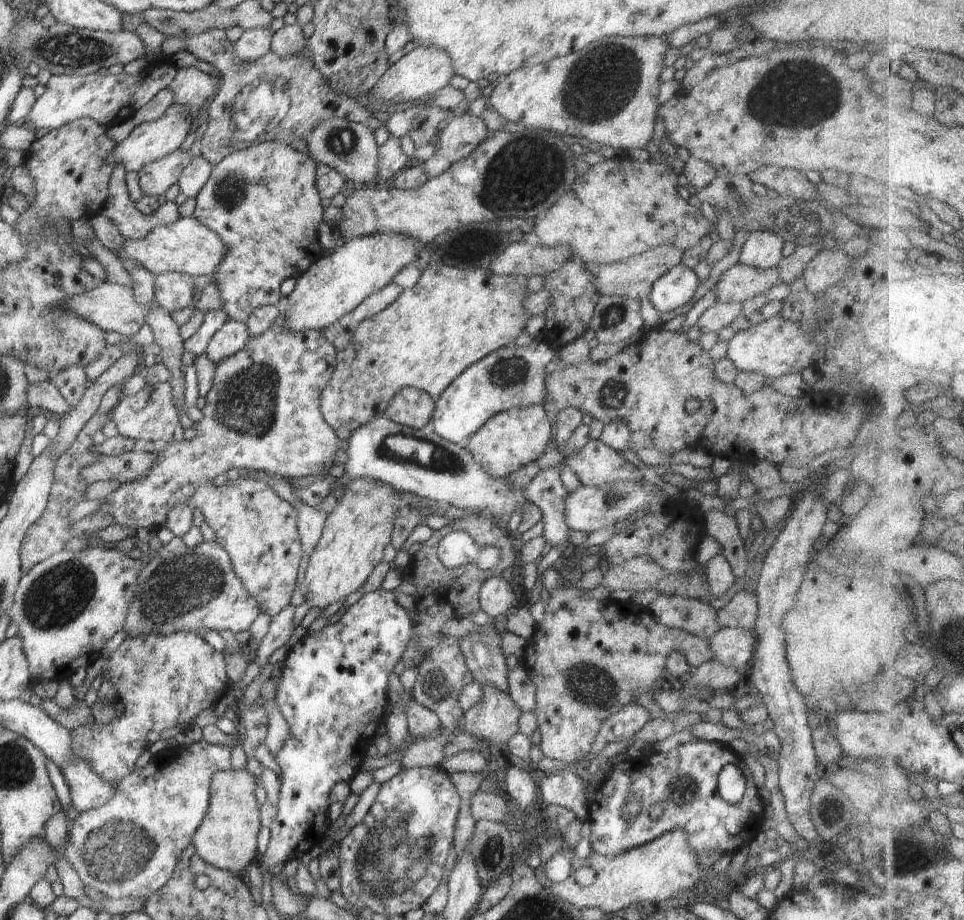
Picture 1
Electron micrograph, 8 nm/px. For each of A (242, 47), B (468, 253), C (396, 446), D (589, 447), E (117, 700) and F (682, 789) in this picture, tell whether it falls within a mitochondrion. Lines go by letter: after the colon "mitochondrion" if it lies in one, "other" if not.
A: other
B: other
C: mitochondrion
D: other
E: other
F: mitochondrion

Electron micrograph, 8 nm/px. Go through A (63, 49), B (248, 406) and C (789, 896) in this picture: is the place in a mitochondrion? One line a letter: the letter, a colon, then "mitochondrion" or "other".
A: mitochondrion
B: mitochondrion
C: other

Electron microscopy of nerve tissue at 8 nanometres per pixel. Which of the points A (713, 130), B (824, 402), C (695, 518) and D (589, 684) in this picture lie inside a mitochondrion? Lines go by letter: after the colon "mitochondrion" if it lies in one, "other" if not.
A: other
B: other
C: other
D: mitochondrion

